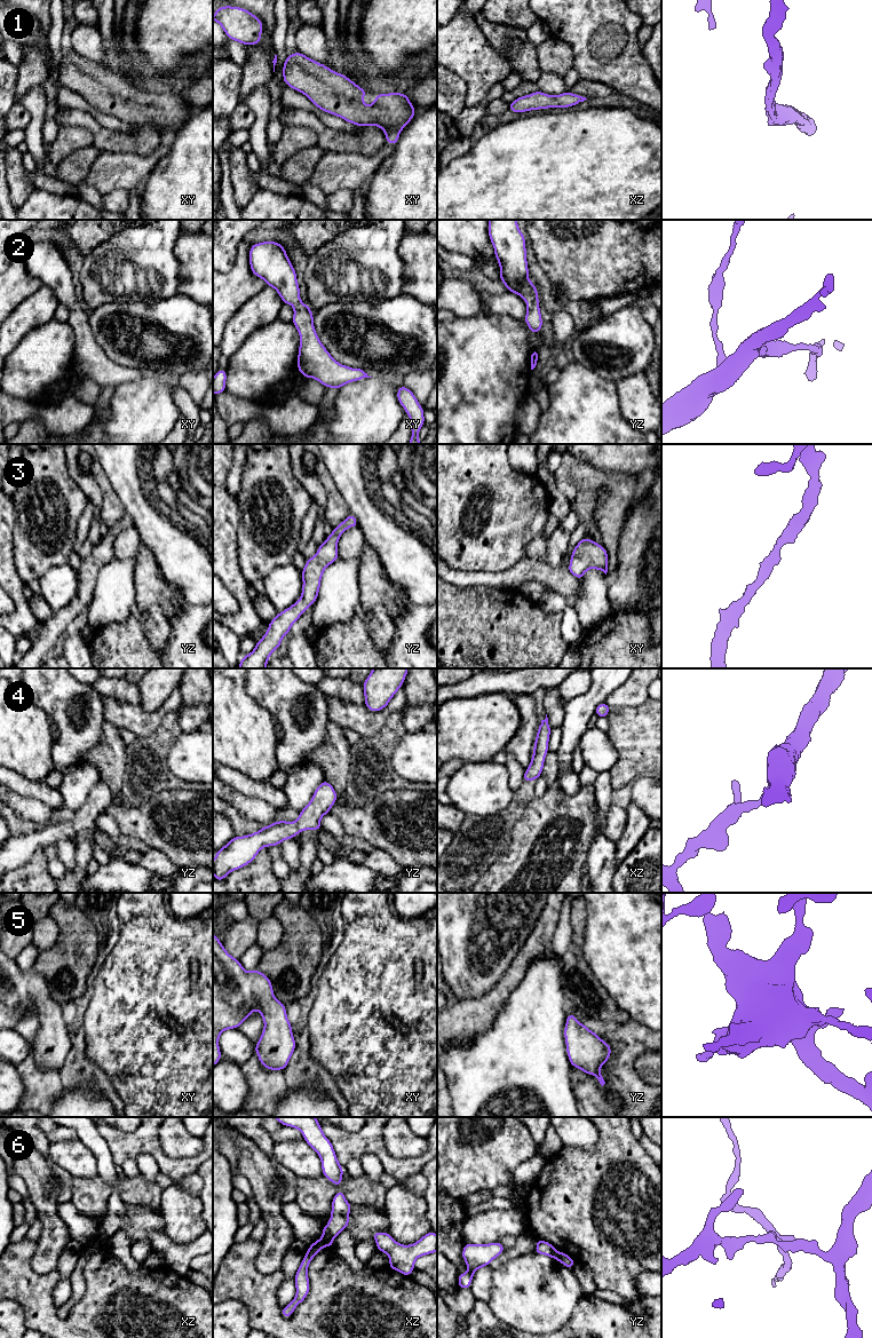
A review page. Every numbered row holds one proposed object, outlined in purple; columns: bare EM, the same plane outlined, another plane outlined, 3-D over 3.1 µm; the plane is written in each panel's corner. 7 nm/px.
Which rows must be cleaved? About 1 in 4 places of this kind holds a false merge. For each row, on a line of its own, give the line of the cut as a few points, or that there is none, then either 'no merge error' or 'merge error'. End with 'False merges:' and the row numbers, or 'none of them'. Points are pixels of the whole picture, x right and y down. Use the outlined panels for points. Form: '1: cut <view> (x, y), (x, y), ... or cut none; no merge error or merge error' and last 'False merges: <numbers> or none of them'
1: cut none; no merge error
2: cut none; no merge error
3: cut none; no merge error
4: cut none; no merge error
5: cut none; no merge error
6: cut xz (324, 1234), (332, 1238); merge error
False merges: 6

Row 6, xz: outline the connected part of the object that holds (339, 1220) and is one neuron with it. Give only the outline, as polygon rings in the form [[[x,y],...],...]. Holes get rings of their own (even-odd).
[[[339,1190],[335,1194],[331,1205],[332,1212],[330,1221],[322,1228],[324,1235],[334,1238],[348,1227],[351,1205],[346,1201],[343,1190]]]

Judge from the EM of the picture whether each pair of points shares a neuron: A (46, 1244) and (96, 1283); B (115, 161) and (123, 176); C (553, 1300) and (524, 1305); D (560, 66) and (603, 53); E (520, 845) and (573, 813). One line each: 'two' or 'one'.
A: two
B: one
C: one
D: two
E: one

